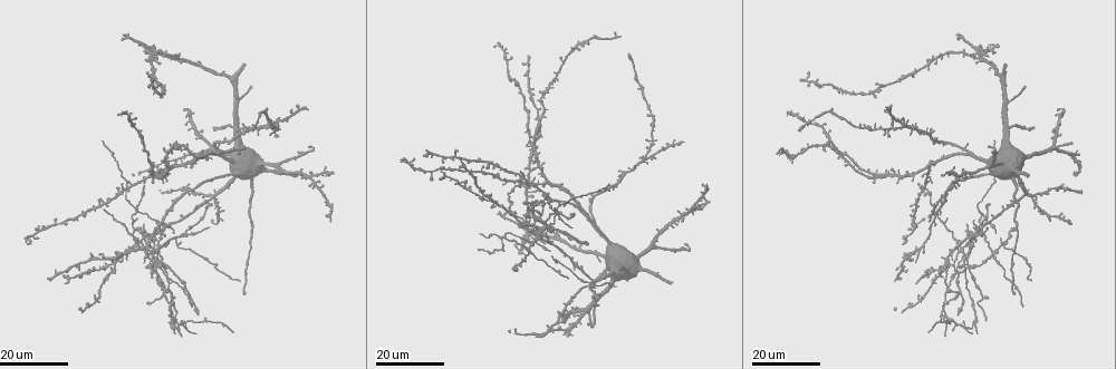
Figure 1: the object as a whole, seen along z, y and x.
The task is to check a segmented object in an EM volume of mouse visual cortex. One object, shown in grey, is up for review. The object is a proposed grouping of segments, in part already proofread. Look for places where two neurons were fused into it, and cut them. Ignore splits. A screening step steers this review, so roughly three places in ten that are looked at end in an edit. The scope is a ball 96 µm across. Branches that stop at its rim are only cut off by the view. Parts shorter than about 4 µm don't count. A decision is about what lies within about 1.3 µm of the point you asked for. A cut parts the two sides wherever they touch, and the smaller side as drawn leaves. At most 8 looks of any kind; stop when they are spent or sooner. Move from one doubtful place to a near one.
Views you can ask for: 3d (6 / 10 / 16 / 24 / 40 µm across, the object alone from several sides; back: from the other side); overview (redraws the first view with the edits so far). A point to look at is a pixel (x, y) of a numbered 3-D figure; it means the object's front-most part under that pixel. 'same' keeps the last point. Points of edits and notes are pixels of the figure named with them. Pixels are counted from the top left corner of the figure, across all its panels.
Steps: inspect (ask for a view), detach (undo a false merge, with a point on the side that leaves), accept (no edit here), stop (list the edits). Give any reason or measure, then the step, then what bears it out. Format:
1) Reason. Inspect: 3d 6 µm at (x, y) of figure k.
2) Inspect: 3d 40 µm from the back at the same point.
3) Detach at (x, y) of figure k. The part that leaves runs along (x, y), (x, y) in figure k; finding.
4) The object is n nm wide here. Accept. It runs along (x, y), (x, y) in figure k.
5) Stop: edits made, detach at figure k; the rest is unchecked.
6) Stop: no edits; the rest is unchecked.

Four-way junction. Inspect: 3d 24 µm at (646, 157) of figure 1.

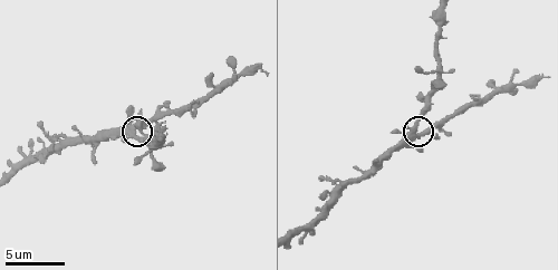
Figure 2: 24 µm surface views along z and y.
Zoom in. Inspect: 3d 6 µm at (134, 131) of figure 2.

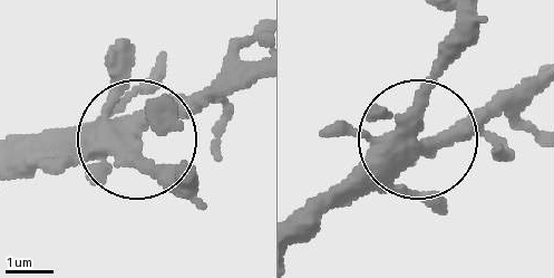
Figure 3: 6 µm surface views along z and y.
The object is 390 nm wide here. Accept. It runs along (299, 236), (414, 140), (466, 136), (522, 112) in figure 3; continuous, no second neuron.

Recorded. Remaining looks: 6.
Arms run side by side. Inspect: 3d 16 µm at (531, 144) of figure 1.

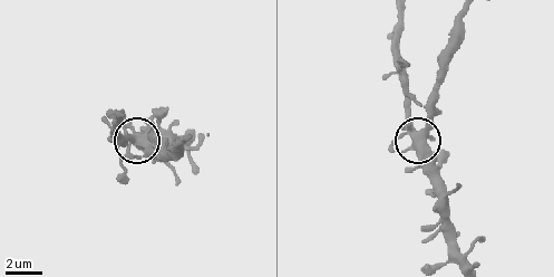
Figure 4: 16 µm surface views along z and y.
Inspect: 3d 10 µm at (138, 137) of figure 4.

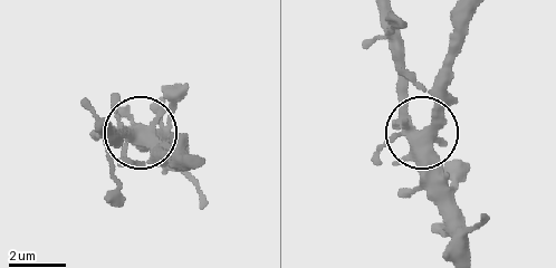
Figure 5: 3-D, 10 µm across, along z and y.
The side arm is 42 µm long. Accept. One neuron here.

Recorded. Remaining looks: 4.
Three-way junction. Inspect: 3d 16 µm at (528, 249) of figure 1.

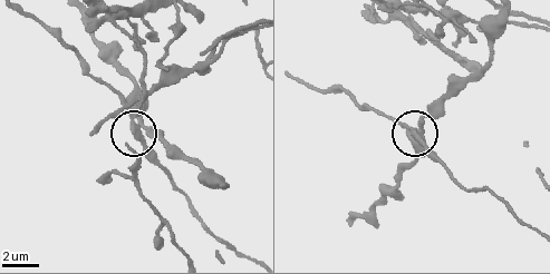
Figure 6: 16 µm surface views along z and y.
Closer look. Inspect: 3d 10 µm at (134, 122) of figure 6.

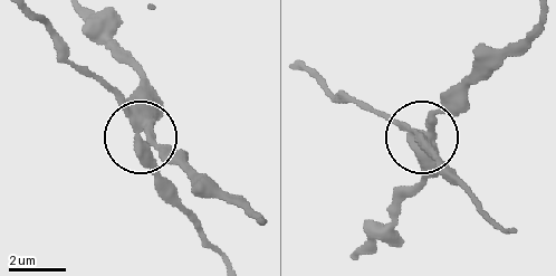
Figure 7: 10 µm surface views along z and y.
3 arms meet here. Detach at (141, 91) of figure 7. The part that leaves runs along (141, 124), (261, 222) in figure 7; two neurons meet here.

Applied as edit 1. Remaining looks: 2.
Three arms meet. Inspect: 3d 16 µm at (944, 227) of figure 1.

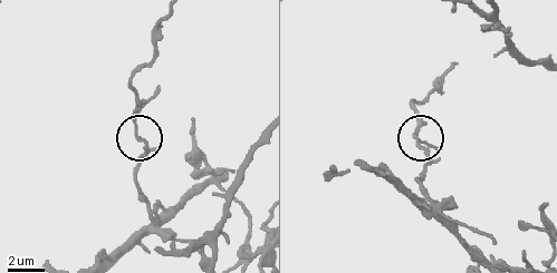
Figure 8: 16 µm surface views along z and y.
Inspect: 3d 10 µm at (136, 129) of figure 8.

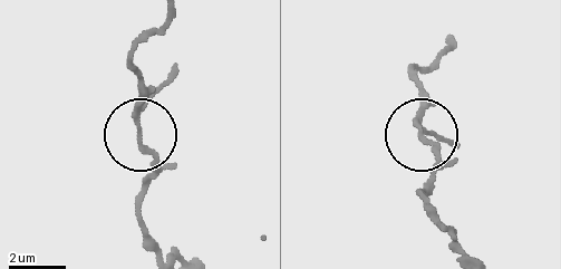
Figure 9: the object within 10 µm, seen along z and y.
The object is 160 nm wide here. Accept. It runs along (468, 257), (418, 192), (433, 178), (418, 132), (418, 79) in figure 9; all the same neuron.

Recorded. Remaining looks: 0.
Stop: edits made, detach at figure 7; the rest is unchecked.

